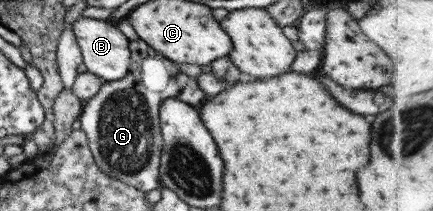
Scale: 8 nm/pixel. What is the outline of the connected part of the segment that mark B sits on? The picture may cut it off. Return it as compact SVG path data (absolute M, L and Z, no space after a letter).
M80 16L72 24L77 47L80 50L81 62L87 68L87 72L101 78L105 83L120 80L127 75L131 64L129 53L129 40L116 25L107 20L97 20Z

